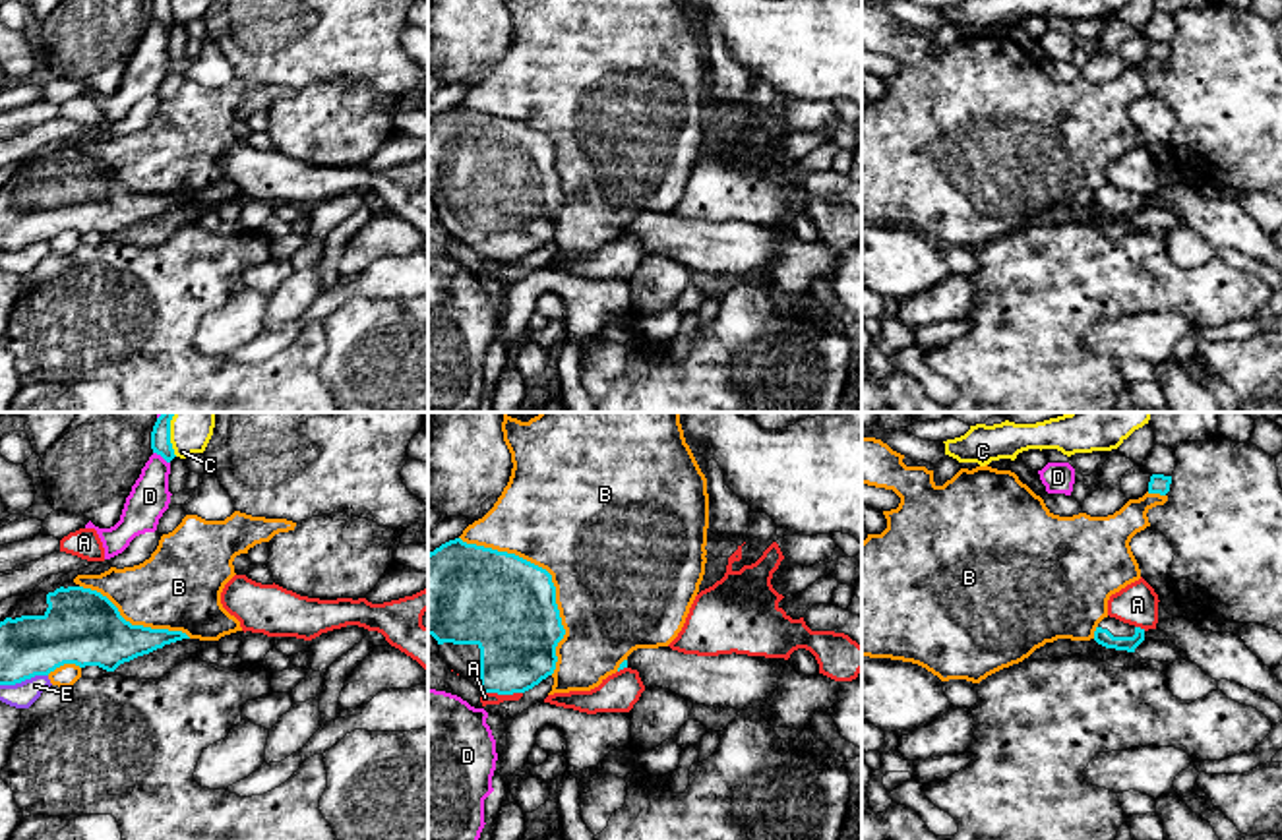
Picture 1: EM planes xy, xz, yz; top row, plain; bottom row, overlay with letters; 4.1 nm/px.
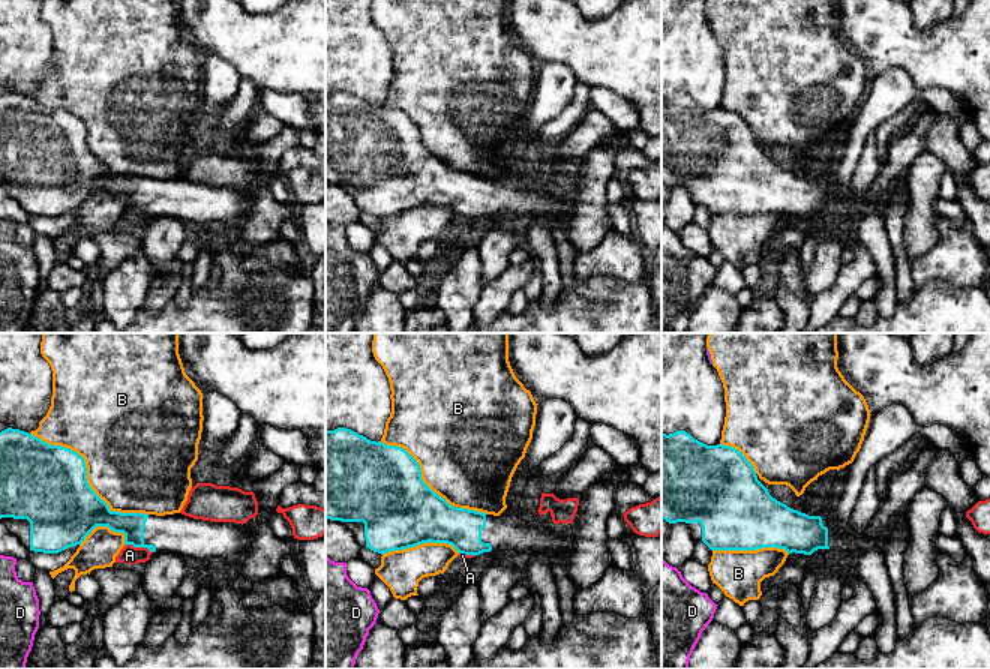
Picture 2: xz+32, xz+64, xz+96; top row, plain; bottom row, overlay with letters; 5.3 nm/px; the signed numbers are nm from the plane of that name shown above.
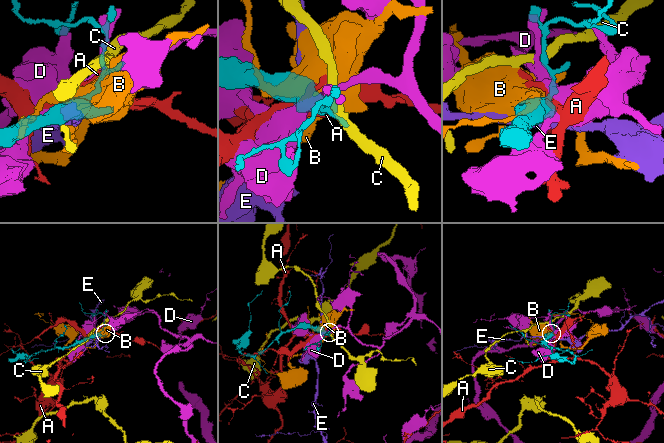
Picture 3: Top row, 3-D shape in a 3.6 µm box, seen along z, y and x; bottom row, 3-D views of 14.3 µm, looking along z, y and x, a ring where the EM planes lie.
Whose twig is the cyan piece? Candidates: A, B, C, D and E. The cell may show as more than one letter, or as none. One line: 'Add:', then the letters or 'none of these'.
Add: none of these

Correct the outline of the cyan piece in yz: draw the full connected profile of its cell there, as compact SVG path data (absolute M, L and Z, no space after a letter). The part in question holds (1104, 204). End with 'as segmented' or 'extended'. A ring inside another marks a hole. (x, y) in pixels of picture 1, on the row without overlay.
M1108 182L1098 190L1094 207L1106 215L1135 219L1145 207L1145 195Z; extended

